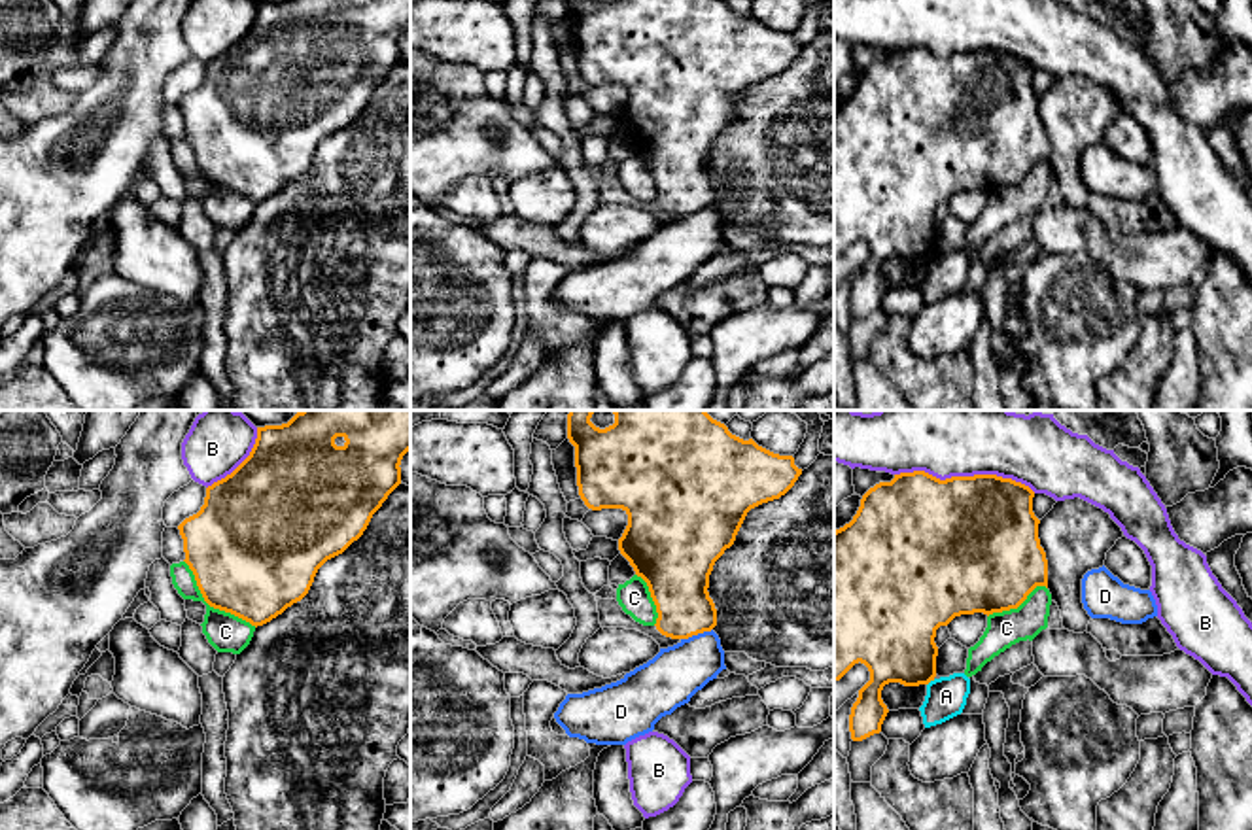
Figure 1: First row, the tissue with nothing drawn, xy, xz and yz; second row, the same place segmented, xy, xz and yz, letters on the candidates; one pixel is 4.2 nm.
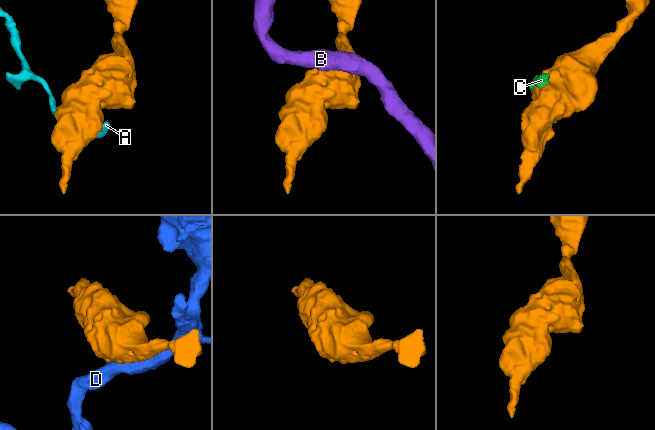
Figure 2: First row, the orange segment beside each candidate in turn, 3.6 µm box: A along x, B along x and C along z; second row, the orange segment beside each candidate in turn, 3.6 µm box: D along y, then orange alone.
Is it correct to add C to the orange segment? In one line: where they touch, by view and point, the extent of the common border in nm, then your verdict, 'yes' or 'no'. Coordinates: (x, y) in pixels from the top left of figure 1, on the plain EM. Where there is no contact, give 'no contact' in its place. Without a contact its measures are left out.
meets orange in xy at (210, 182); contact 420 nm long; no

